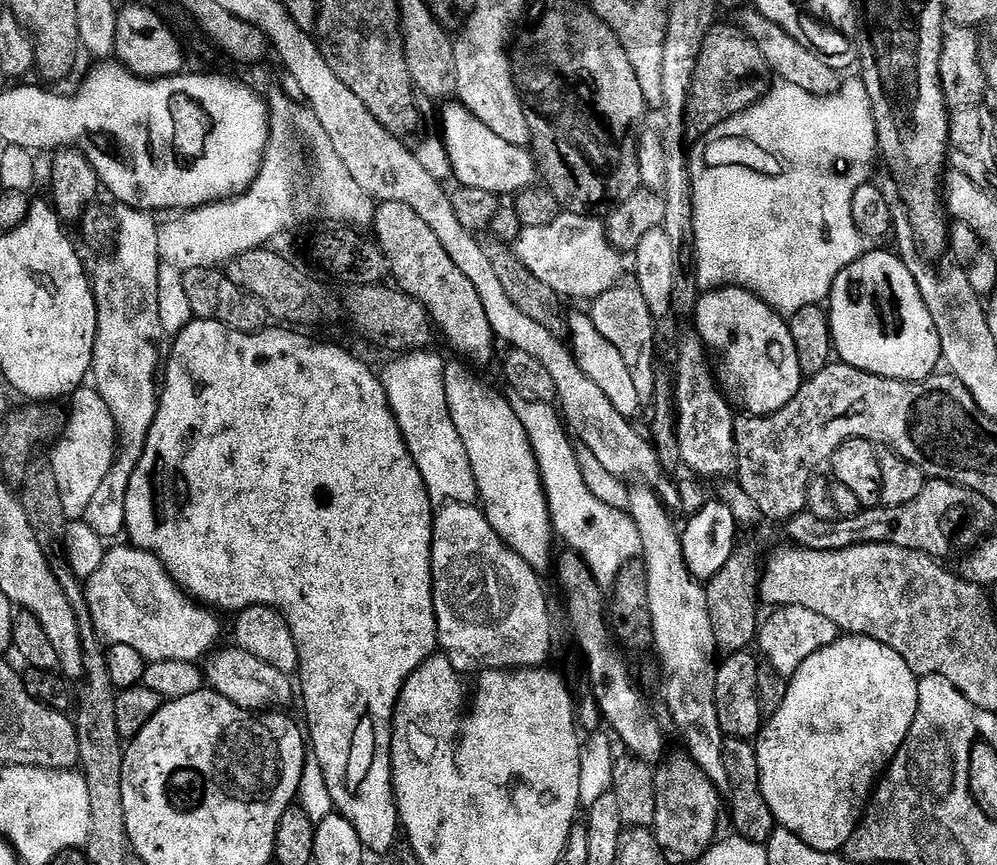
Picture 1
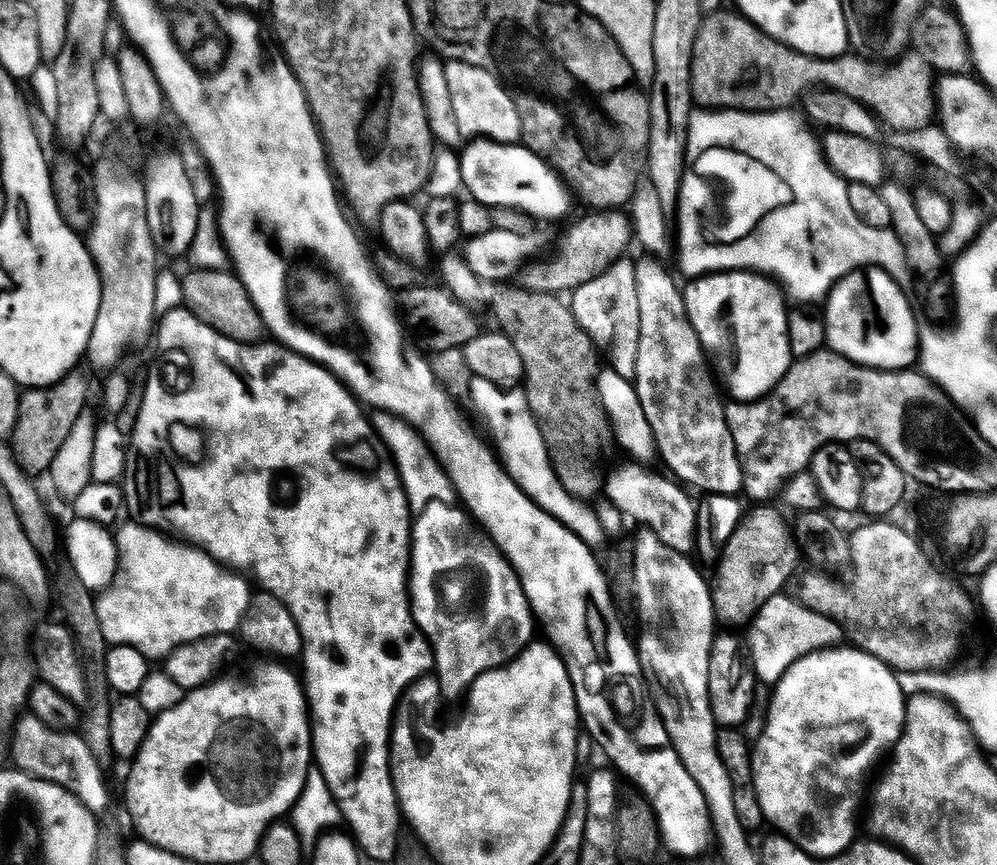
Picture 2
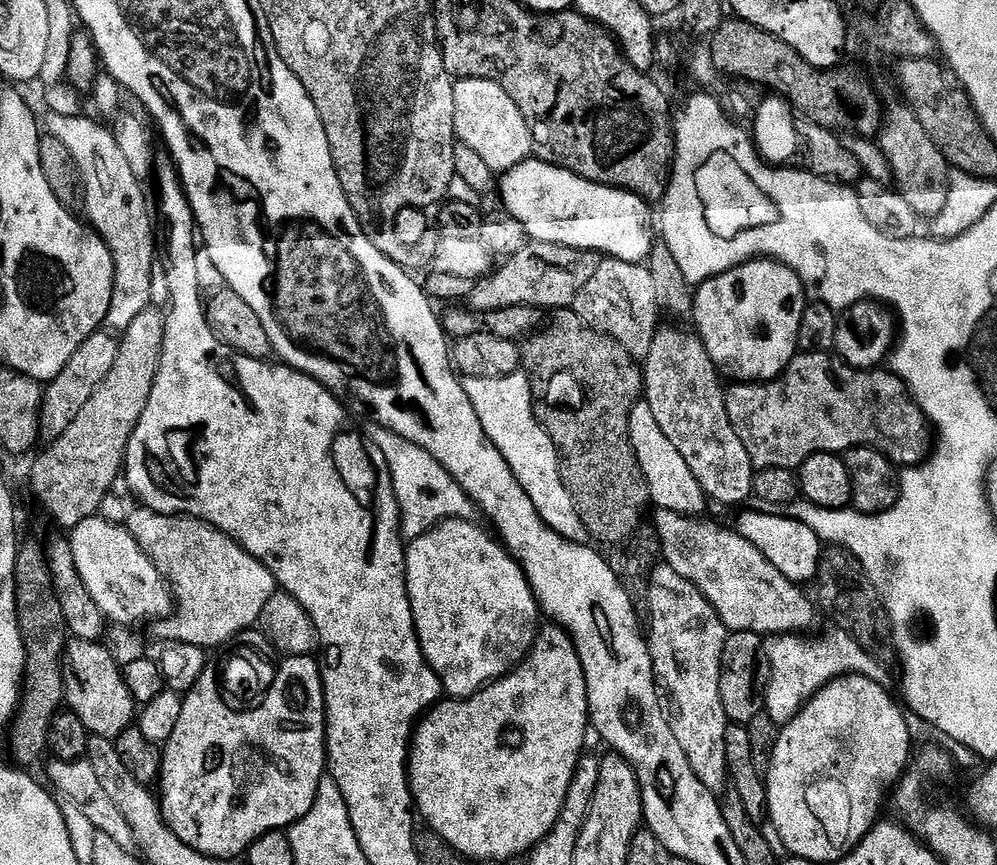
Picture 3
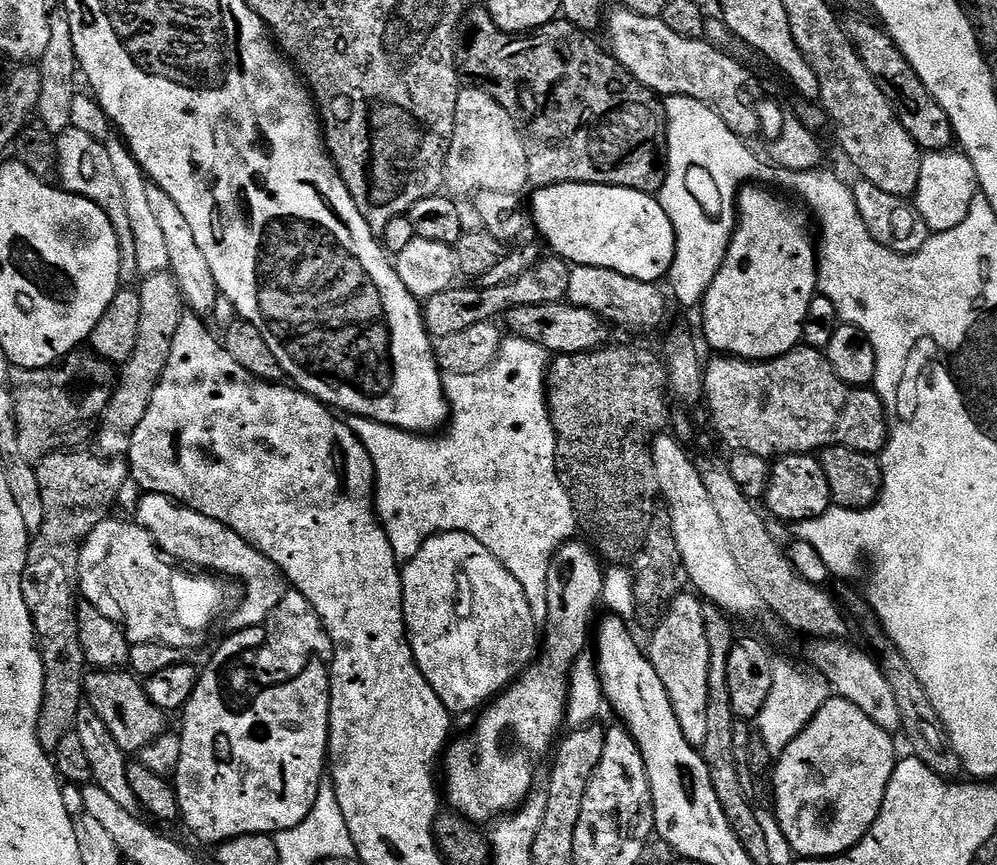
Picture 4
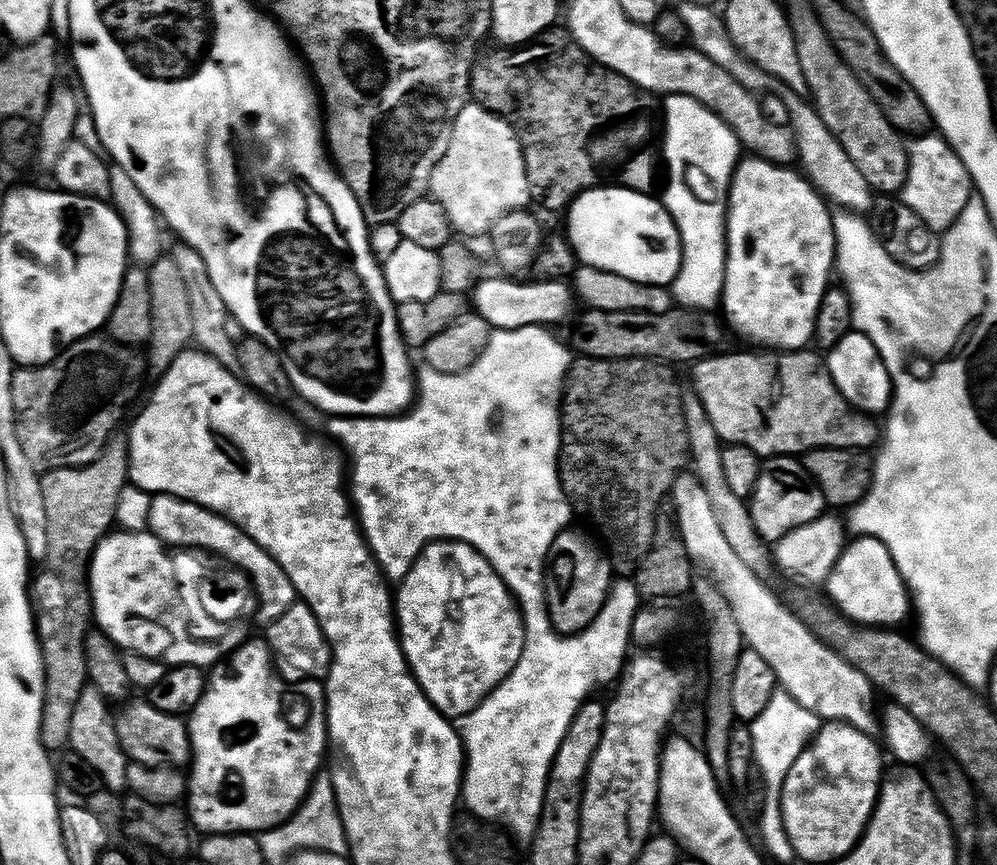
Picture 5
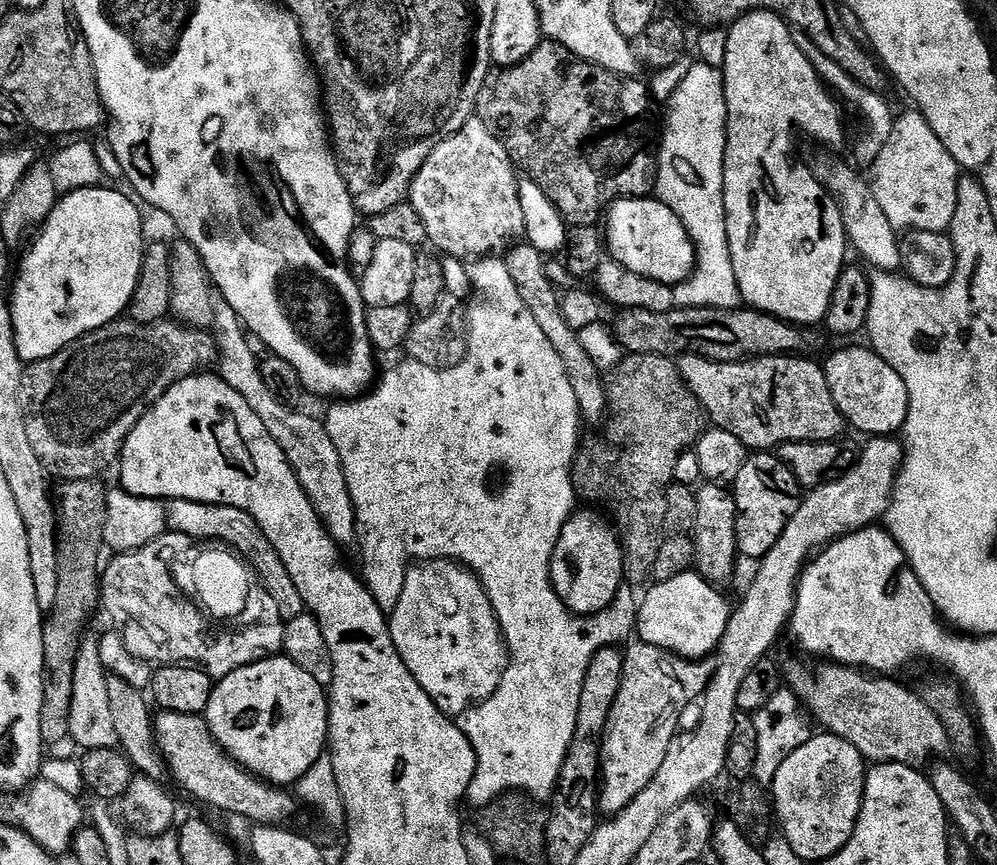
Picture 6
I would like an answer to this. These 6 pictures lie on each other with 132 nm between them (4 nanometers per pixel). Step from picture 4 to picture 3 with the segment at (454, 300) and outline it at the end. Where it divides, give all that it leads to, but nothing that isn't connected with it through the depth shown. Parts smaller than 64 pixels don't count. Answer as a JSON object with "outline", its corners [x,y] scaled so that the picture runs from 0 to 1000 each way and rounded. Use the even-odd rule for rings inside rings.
{"outline":[[[534,277],[524,284],[520,294],[509,297],[503,304],[506,305],[503,310],[501,306],[488,319],[478,324],[467,351],[476,361],[508,358],[516,354],[570,358],[577,353],[580,340],[584,340],[584,331],[596,321],[602,302],[603,297],[597,291]]]}

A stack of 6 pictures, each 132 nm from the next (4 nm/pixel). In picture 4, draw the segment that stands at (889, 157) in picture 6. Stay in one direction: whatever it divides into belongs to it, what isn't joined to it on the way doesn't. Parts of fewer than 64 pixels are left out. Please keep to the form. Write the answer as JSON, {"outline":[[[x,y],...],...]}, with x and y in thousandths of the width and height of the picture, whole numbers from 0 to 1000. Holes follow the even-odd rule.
{"outline":[[[963,173],[932,176],[927,180],[917,235],[925,252],[929,252],[932,269],[938,271],[964,259],[971,251],[982,222],[983,207],[979,203],[977,187],[971,179]]]}

